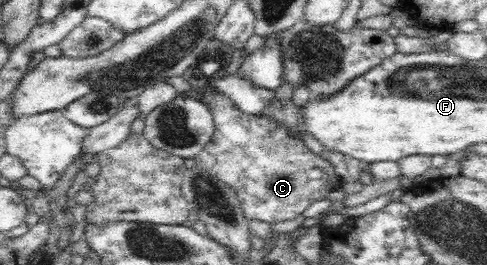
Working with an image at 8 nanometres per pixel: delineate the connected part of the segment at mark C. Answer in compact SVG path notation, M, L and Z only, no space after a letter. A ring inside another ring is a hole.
M207 89L203 94L202 102L212 113L215 131L209 144L194 157L197 169L207 171L217 179L223 180L223 183L236 191L247 219L266 221L271 224L295 219L313 202L321 201L321 198L325 198L329 191L341 183L340 177L335 173L334 165L325 157L315 155L304 141L300 141L295 136L289 136L289 130L283 124L277 124L275 120L265 115L243 113L232 99L218 89Z

